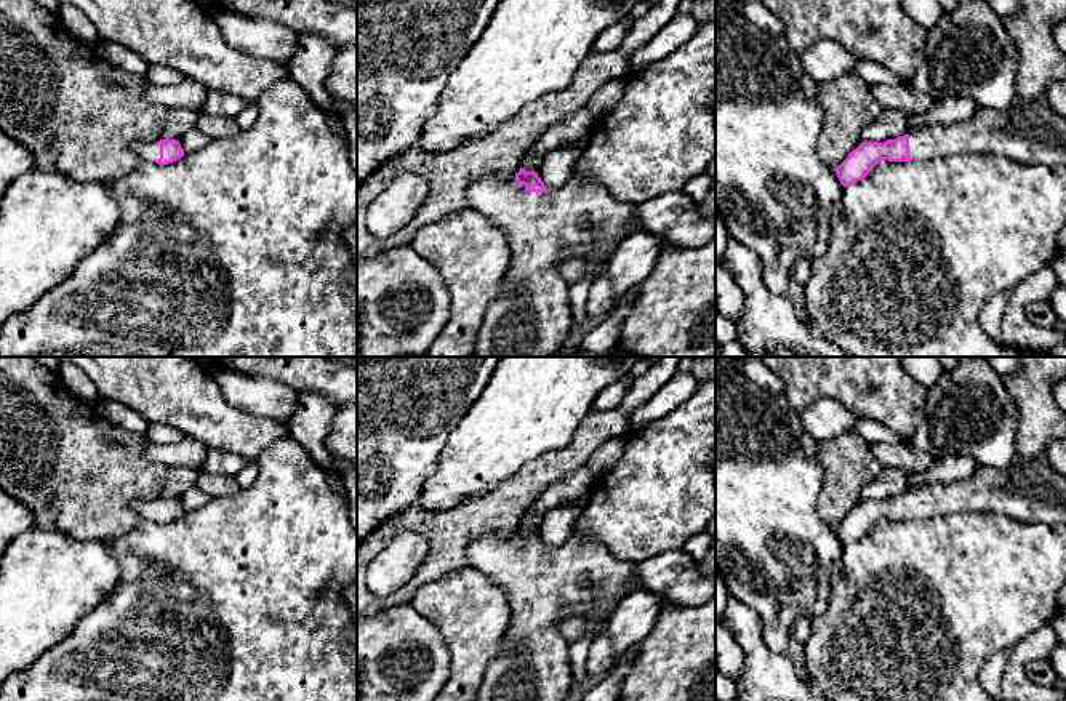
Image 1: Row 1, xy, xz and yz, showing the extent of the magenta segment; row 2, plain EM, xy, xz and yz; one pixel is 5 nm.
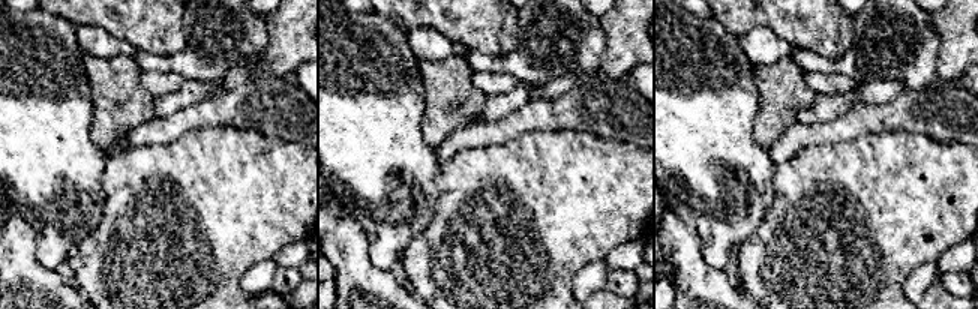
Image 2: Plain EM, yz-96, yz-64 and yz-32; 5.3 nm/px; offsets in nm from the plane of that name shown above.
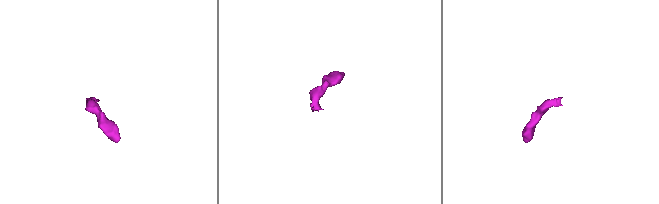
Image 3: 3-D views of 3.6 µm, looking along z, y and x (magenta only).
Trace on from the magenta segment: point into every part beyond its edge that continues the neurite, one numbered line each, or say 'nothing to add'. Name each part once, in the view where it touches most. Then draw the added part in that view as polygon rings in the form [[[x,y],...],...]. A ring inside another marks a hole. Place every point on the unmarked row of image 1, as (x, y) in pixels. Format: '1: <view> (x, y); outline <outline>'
1: xz (543, 586); outline [[[488,533],[467,547],[467,567],[499,584],[511,607],[511,623],[475,701],[567,701],[575,680],[570,643],[563,640],[559,623],[567,615],[584,618],[597,608],[603,626],[624,597],[642,591],[634,563],[615,559],[592,538],[578,535],[568,535],[557,549],[527,551],[515,535]]]

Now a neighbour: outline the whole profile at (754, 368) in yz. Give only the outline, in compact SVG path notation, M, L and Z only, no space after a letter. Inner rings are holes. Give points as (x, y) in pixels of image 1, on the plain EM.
M752 357L741 367L744 376L771 395L783 395L784 384L779 375L770 370L759 357Z

